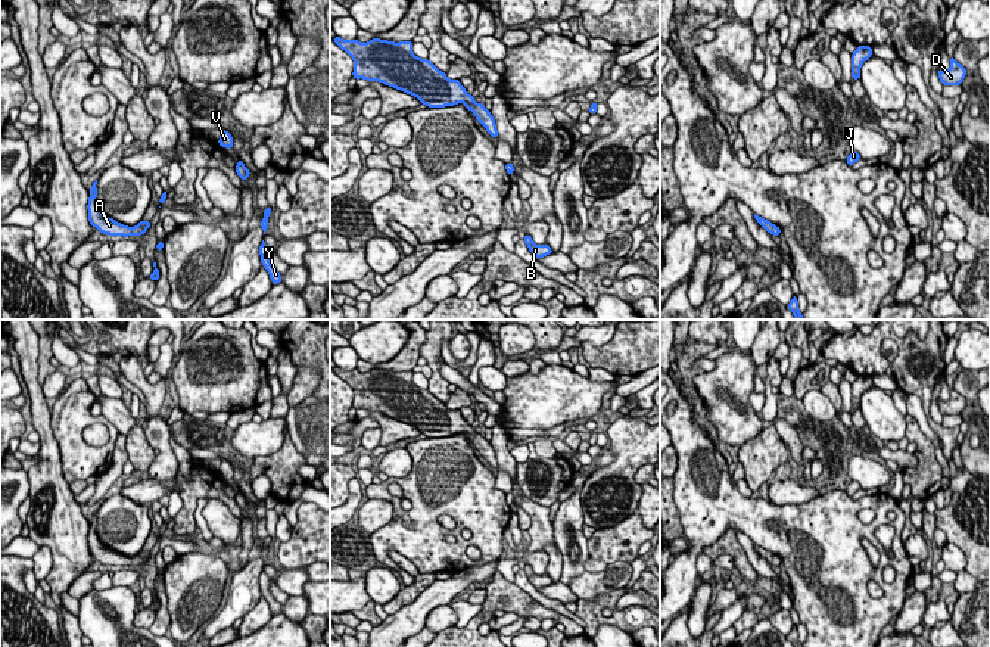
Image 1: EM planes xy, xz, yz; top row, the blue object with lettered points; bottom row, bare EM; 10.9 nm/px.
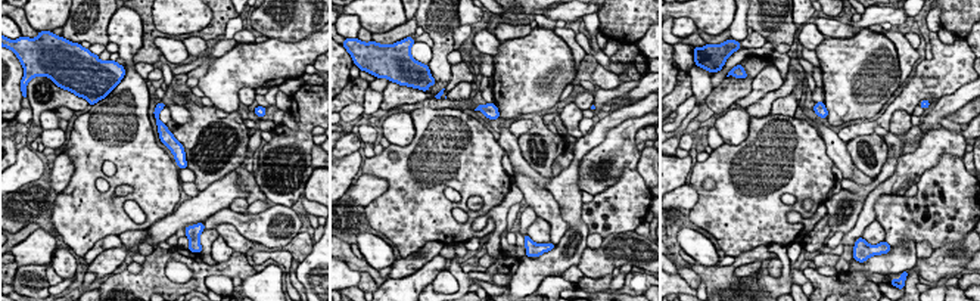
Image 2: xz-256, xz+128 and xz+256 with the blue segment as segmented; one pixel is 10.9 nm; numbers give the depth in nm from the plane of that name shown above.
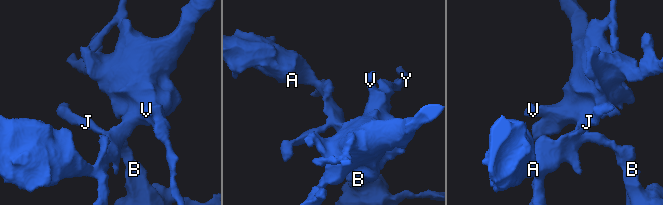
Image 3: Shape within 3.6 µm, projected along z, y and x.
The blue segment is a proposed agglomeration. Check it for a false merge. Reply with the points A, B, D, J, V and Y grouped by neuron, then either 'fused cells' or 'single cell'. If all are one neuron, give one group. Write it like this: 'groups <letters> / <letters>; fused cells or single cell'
groups A B D J V Y; single cell

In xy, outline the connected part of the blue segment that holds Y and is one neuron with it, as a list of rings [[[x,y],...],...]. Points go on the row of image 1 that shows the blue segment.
[[[264,240],[259,246],[259,255],[261,255],[262,267],[270,274],[271,283],[273,284],[281,283],[281,274],[271,265],[271,262],[270,262],[270,248],[267,246],[267,243]]]

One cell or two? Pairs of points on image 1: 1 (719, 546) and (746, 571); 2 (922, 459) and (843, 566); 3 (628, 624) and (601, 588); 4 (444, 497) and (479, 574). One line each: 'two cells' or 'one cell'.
1: one cell
2: two cells
3: two cells
4: two cells

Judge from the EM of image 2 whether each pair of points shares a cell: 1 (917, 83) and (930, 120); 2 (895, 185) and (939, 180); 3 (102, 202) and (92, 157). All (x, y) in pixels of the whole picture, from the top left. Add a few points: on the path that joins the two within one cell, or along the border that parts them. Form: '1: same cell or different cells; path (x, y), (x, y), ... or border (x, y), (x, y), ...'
1: different cells; border (964, 84), (935, 101)
2: different cells; border (940, 155), (915, 183)
3: same cell; path (90, 191), (89, 168)

